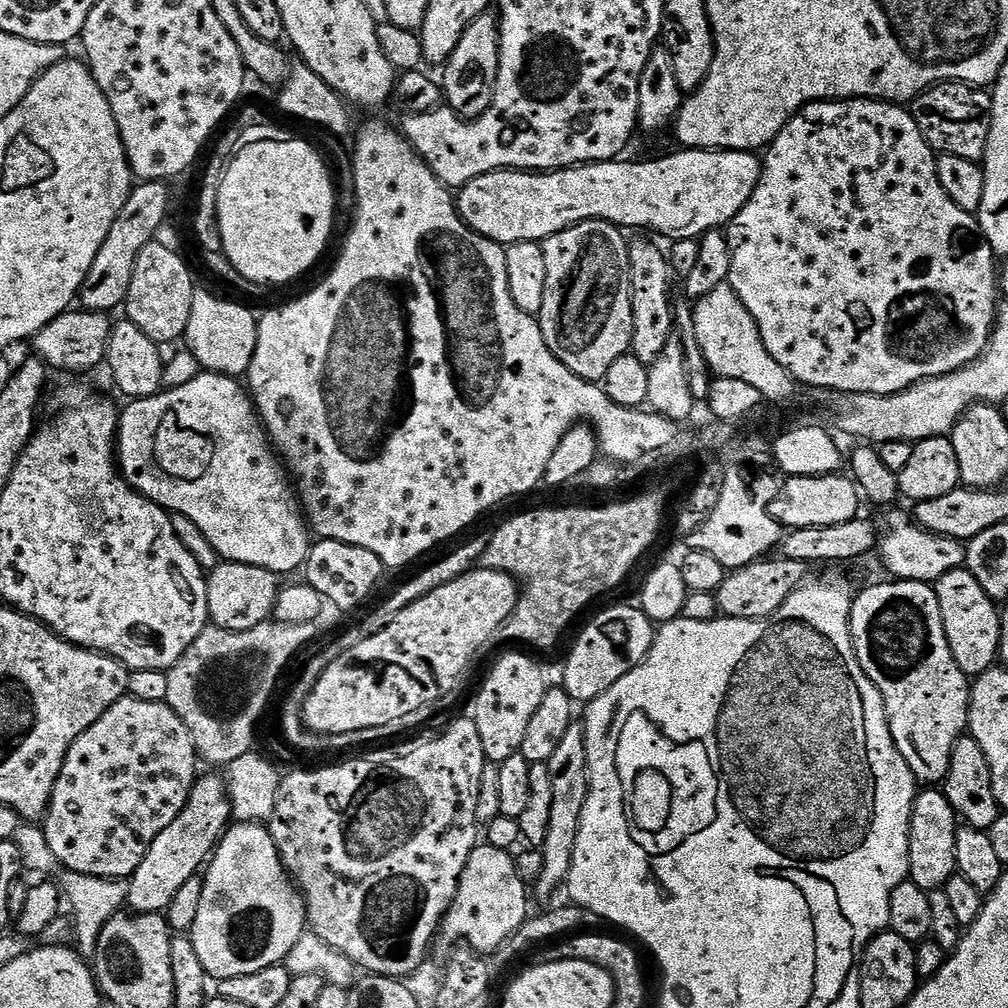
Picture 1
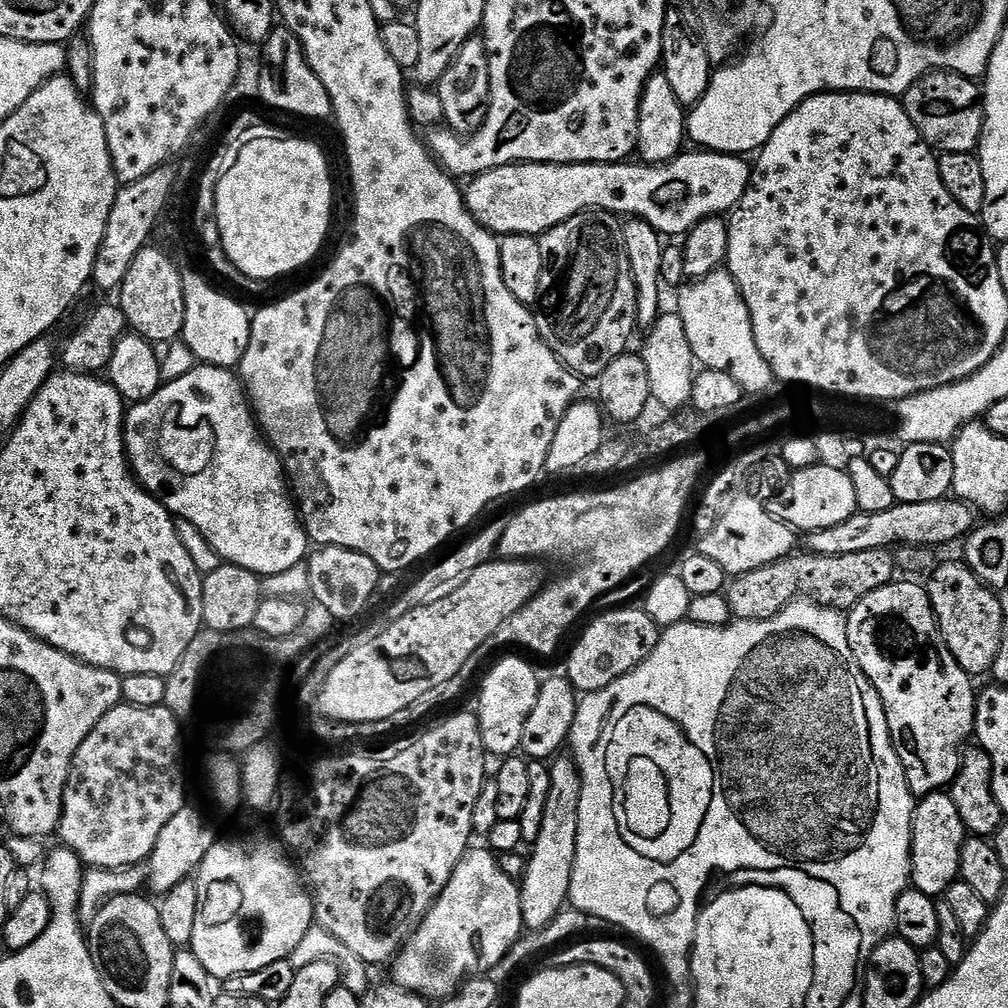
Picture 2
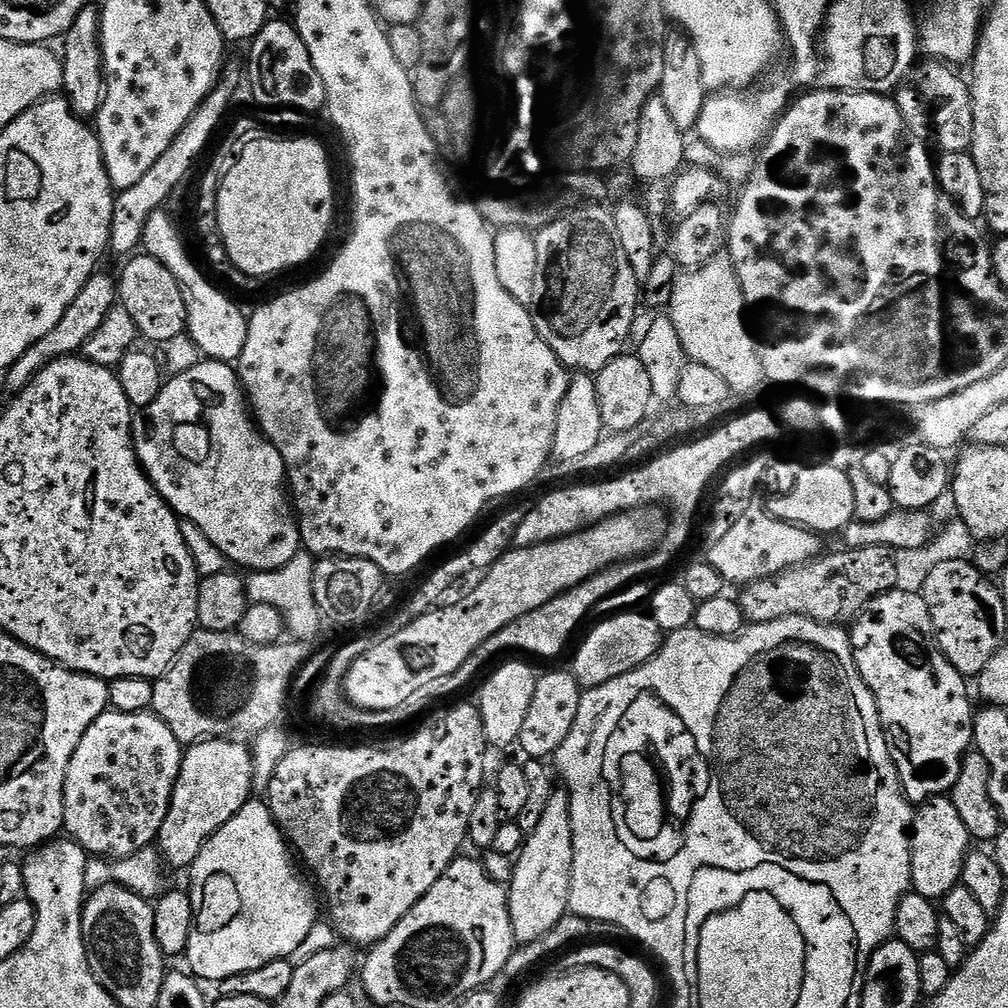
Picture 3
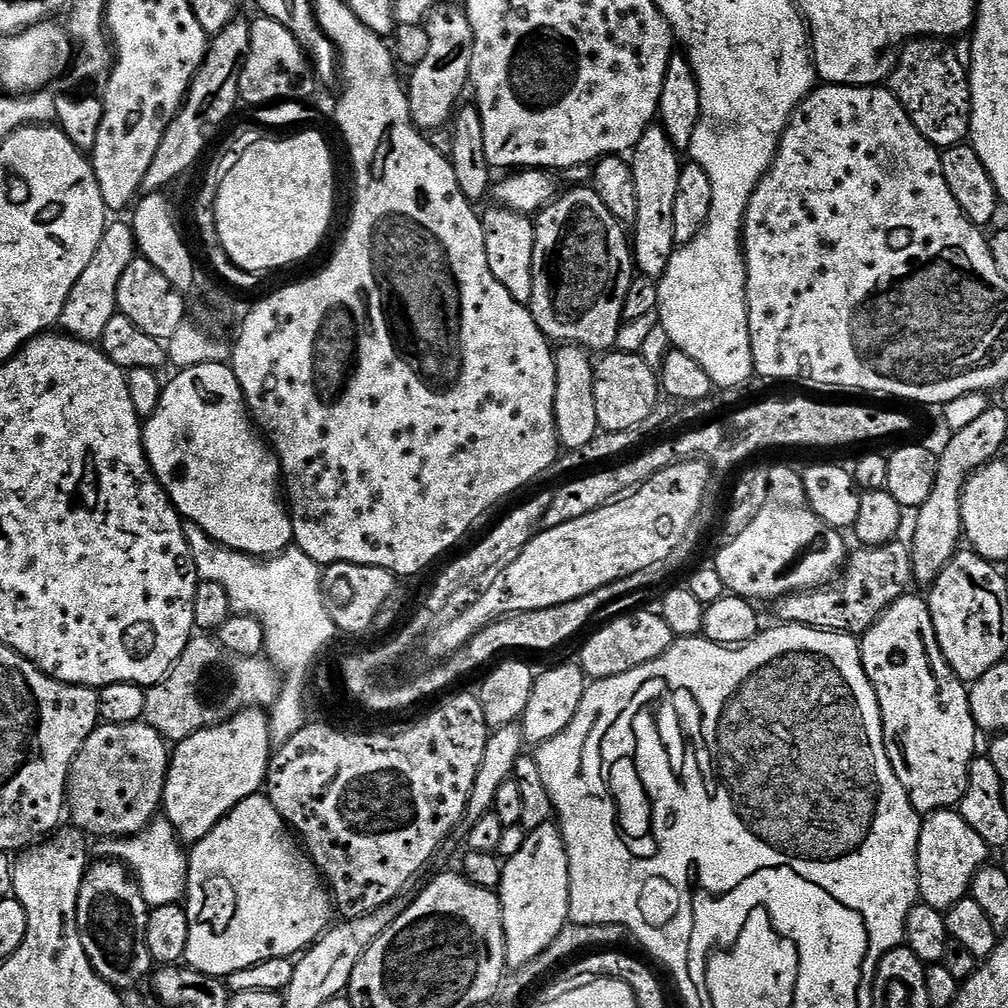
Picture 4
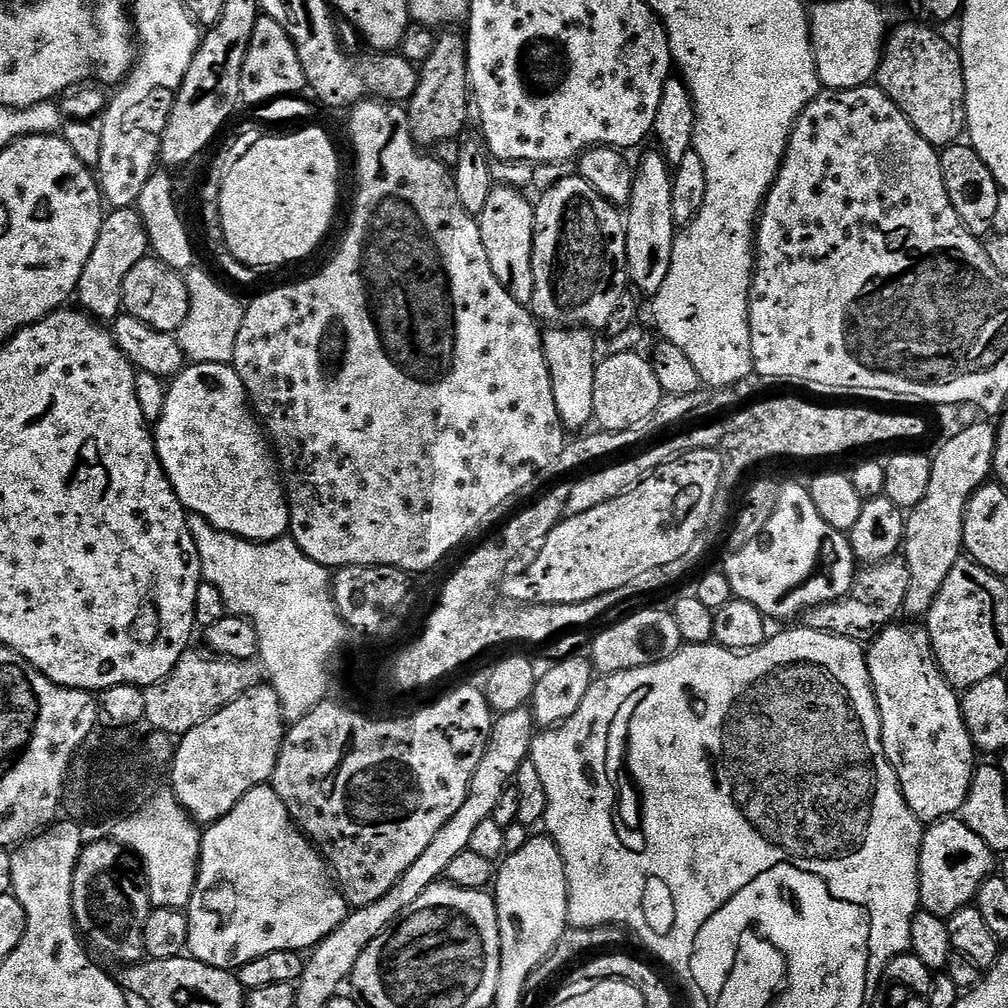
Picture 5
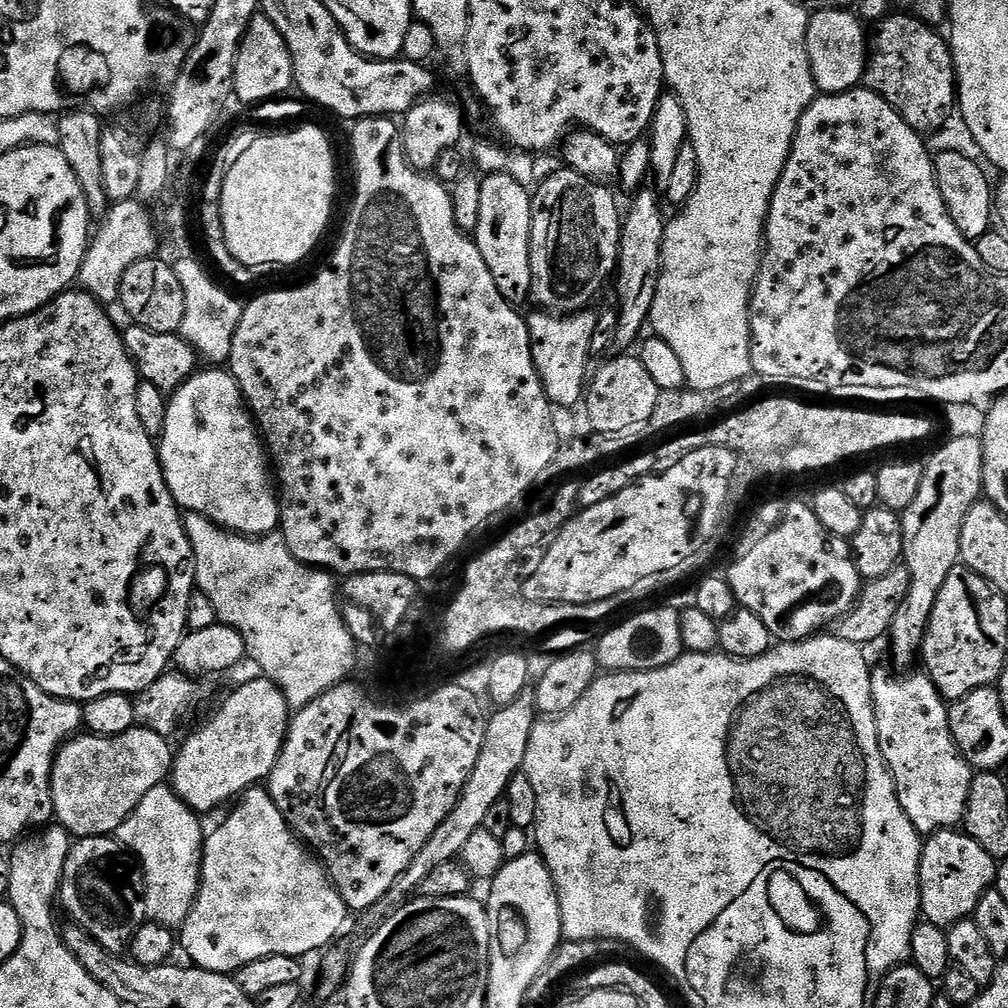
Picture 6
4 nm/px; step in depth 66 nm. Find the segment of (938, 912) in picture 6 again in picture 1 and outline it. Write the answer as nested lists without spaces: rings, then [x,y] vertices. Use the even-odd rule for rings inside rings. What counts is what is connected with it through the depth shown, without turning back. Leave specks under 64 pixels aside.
[[[924,790],[912,806],[912,825],[908,827],[908,875],[922,889],[940,890],[957,871],[955,838],[956,811],[940,790]]]

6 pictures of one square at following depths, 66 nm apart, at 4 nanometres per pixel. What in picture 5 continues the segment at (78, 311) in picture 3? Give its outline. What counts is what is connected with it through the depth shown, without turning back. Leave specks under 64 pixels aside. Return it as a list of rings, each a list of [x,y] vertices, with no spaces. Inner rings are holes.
[[[118,208],[109,211],[104,217],[104,225],[98,234],[98,242],[94,242],[94,254],[90,254],[90,262],[86,262],[86,270],[82,270],[82,278],[74,293],[80,299],[79,307],[89,316],[100,322],[112,322],[122,312],[122,297],[126,274],[138,266],[149,255],[150,241],[136,208]]]

